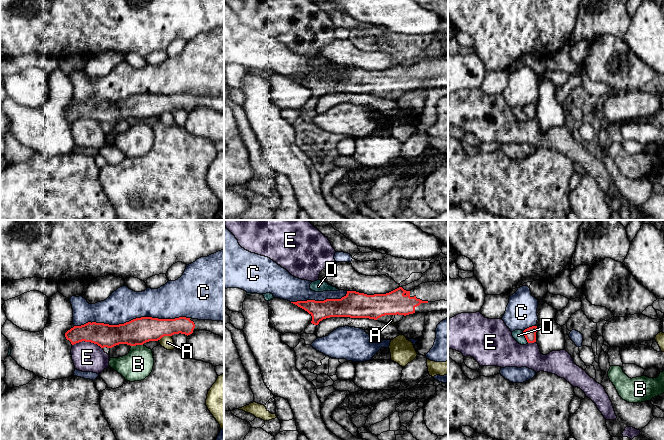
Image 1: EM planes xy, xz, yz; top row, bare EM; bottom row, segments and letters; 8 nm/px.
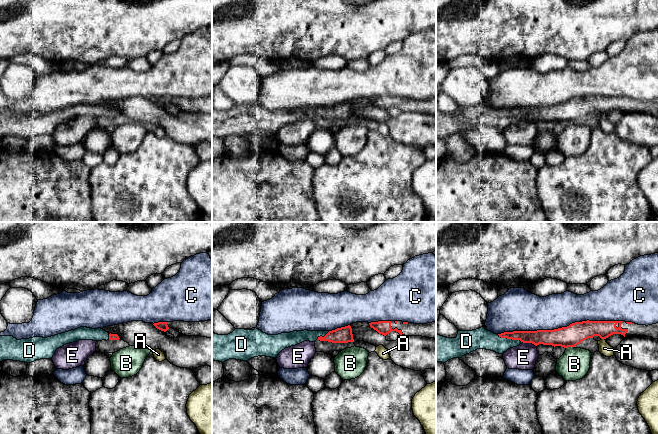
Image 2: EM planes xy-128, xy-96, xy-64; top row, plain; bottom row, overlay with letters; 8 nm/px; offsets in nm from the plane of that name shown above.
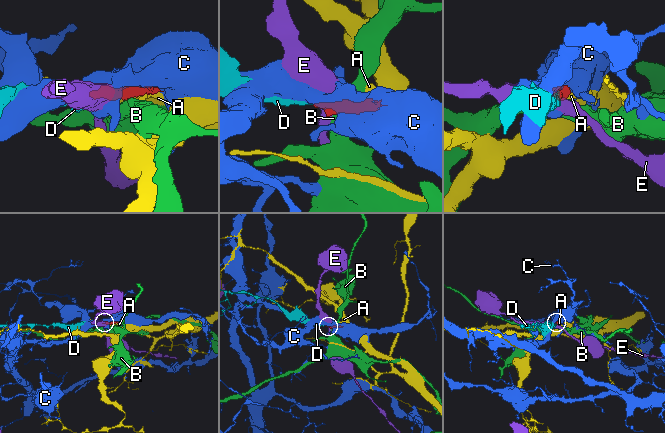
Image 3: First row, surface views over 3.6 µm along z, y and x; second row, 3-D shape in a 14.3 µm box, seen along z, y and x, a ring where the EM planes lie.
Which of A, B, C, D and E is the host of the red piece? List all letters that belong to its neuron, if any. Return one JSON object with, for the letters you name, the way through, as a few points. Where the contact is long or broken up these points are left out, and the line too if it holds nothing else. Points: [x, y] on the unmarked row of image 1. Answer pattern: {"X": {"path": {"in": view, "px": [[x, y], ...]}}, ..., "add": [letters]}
{"D": {"path": {"in": "yz", "px": [[530, 109], [525, 113], [518, 111]]}}, "add": ["D"]}

